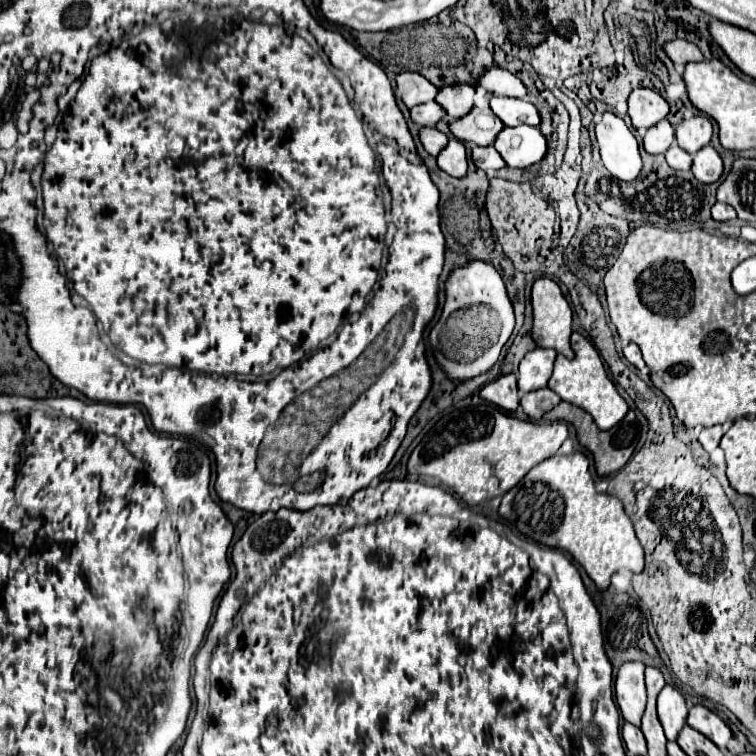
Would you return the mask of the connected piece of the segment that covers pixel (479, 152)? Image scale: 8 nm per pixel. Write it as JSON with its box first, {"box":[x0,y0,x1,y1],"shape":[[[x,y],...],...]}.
{"box":[471,145,505,173],"shape":[[[473,145],[473,149],[471,149],[471,159],[473,159],[473,163],[479,167],[479,169],[483,169],[483,171],[487,171],[487,173],[493,173],[493,171],[497,171],[497,169],[503,169],[505,167],[505,161],[501,159],[501,155],[495,151],[495,147],[479,147],[479,145]]]}

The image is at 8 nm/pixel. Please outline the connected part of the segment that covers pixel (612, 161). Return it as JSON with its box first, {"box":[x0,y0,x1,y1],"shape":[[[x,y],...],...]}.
{"box":[595,113,641,181],"shape":[[[603,113],[595,125],[595,139],[603,165],[621,181],[633,181],[641,171],[641,155],[637,139],[627,129],[625,121],[613,113]]]}

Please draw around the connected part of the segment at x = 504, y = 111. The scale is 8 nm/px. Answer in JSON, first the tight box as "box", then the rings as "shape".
{"box":[491,97,541,127],"shape":[[[491,97],[491,109],[493,113],[503,121],[507,127],[517,125],[537,125],[541,121],[539,111],[533,103],[527,99],[515,99],[515,97]]]}

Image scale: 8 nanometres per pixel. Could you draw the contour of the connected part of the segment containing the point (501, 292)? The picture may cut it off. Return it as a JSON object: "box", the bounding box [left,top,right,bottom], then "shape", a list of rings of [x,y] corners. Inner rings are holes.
{"box":[429,259,515,381],"shape":[[[471,259],[463,267],[455,267],[445,281],[445,305],[439,321],[429,333],[431,351],[451,381],[467,381],[493,369],[501,347],[509,341],[515,327],[513,303],[499,271],[481,259]],[[455,315],[455,325],[449,323]]]}

